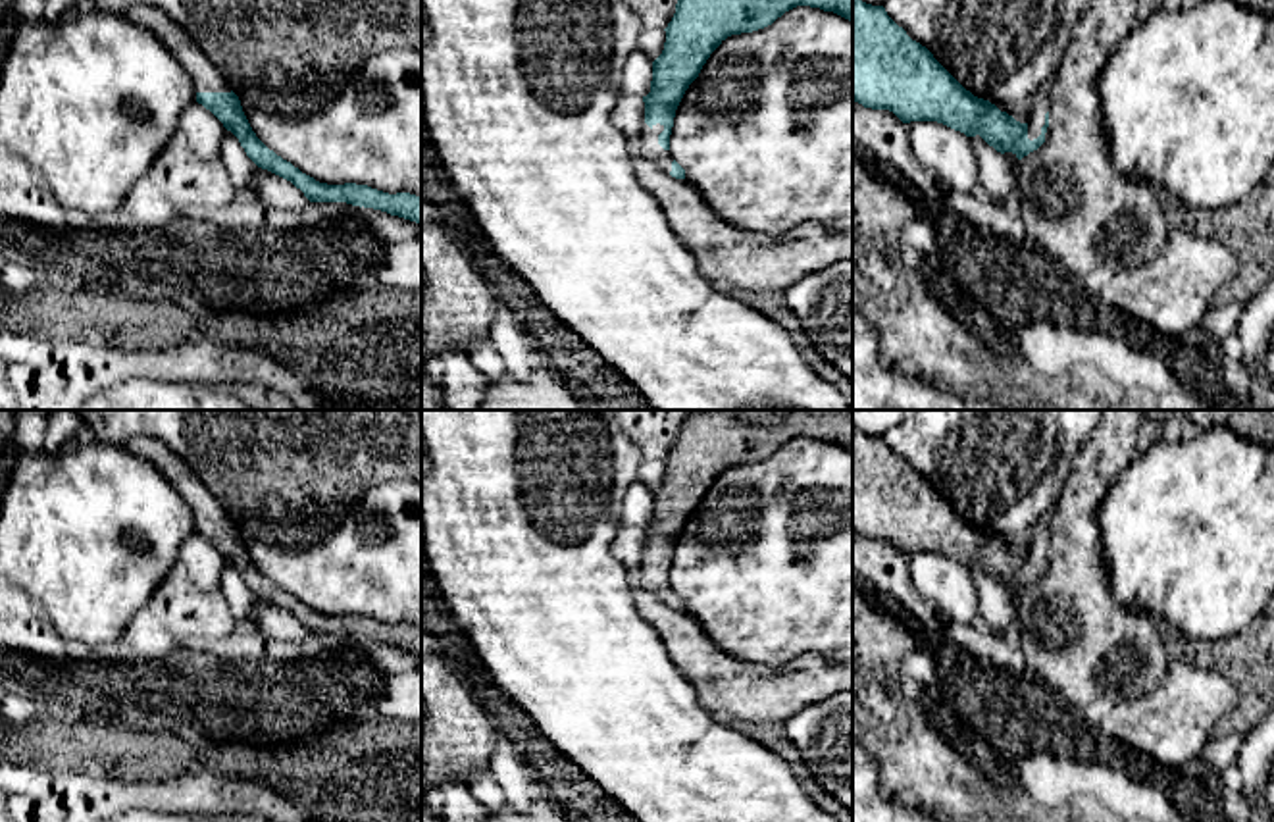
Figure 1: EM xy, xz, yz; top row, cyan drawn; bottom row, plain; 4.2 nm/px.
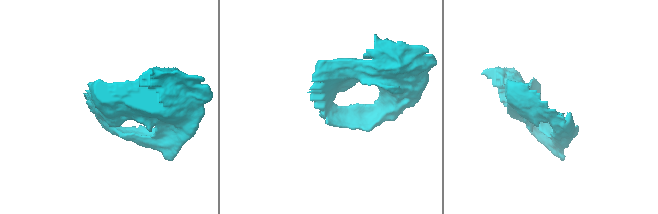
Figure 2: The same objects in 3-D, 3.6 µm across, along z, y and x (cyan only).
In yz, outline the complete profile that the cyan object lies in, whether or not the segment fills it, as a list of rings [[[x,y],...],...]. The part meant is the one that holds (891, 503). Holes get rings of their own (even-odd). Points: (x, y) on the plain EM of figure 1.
[[[853,425],[853,531],[872,541],[889,541],[903,554],[937,552],[966,568],[980,566],[997,583],[1012,583],[1018,591],[1045,574],[1049,558],[1049,520],[1035,524],[1033,541],[1026,554],[1001,543],[989,531],[966,522],[933,485],[912,472],[883,437],[872,437]]]

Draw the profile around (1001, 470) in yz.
[[[905,410],[903,422],[889,427],[883,435],[887,447],[906,462],[906,466],[926,477],[933,489],[974,527],[989,531],[1001,543],[1006,543],[1016,552],[1026,554],[1033,541],[1035,524],[1041,518],[1051,518],[1058,504],[1062,487],[1072,472],[1074,456],[1093,433],[1103,410]]]

